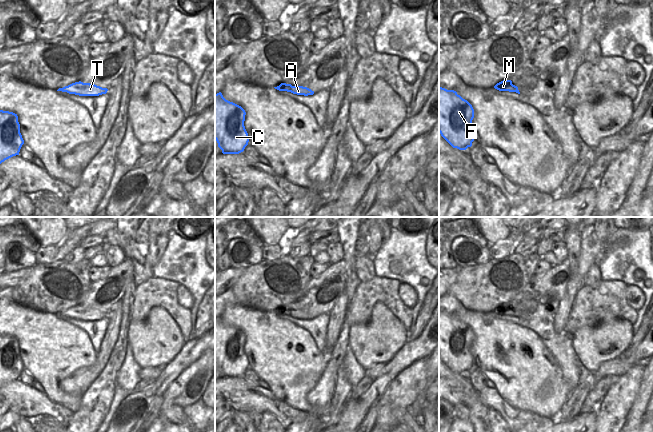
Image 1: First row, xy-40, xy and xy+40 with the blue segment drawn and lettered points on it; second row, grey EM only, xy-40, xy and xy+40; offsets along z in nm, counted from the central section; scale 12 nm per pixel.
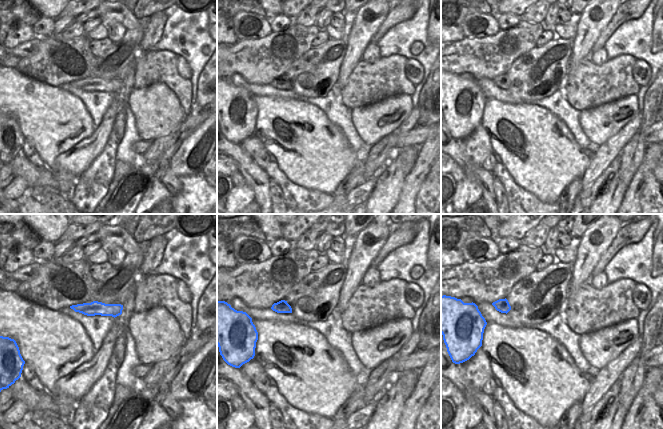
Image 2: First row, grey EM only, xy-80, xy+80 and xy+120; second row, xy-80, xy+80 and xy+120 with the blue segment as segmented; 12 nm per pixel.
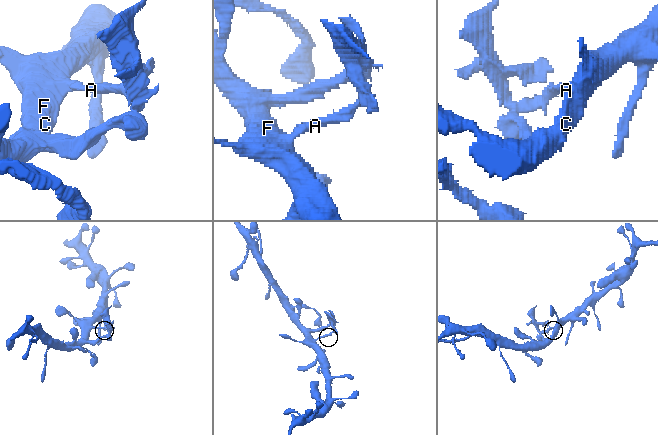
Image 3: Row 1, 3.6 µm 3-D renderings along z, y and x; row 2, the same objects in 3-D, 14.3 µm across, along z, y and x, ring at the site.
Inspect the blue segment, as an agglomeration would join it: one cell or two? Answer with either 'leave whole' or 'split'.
split

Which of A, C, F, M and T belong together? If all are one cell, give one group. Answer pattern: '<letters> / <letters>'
A T / C F M

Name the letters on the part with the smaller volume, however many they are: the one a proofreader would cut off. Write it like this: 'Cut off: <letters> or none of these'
Cut off: A, T

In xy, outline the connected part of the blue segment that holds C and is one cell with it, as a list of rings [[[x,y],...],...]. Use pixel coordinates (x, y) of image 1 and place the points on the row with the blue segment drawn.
[[[222,93],[215,94],[215,140],[223,154],[239,154],[244,151],[248,145],[249,137],[244,126],[245,110],[228,100]]]

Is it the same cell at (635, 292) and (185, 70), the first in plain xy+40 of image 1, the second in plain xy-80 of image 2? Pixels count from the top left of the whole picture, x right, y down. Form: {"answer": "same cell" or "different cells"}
{"answer": "same cell"}

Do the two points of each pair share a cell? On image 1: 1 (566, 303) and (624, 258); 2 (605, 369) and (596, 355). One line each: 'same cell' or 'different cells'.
1: different cells
2: different cells

